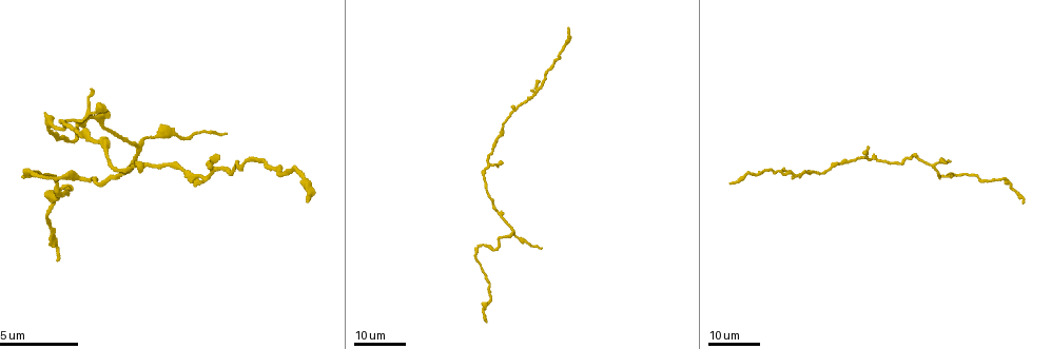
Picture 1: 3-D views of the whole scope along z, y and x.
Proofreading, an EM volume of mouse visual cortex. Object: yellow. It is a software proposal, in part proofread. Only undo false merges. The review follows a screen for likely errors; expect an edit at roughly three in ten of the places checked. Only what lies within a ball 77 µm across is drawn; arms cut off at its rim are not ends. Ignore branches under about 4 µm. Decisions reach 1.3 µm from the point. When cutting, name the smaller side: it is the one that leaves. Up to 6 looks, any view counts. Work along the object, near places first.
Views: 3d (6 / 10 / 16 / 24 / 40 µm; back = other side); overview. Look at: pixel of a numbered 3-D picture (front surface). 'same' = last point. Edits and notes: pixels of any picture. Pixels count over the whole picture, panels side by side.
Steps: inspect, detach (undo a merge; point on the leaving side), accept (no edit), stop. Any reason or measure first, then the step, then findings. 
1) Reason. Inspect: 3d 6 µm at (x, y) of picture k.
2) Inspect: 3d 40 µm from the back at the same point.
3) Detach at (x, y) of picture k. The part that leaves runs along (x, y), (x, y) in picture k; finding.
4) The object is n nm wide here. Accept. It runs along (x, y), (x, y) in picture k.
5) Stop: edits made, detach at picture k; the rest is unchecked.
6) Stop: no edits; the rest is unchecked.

Three arms meet. Inspect: 3d 24 µm at (512, 231) of picture 1.

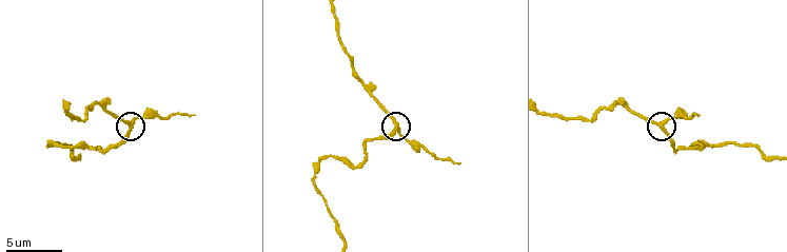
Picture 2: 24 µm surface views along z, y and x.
Inspect: 3d 6 µm at (664, 125) of picture 2.

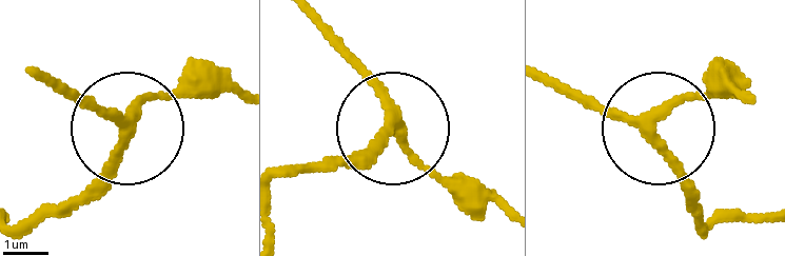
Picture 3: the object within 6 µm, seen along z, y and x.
The side arm is 7 µm long; 3 arms meet here. Accept. All the same neuron.

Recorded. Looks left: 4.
Thick turns thin. Inspect: 3d 24 µm at (487, 300) of picture 1.

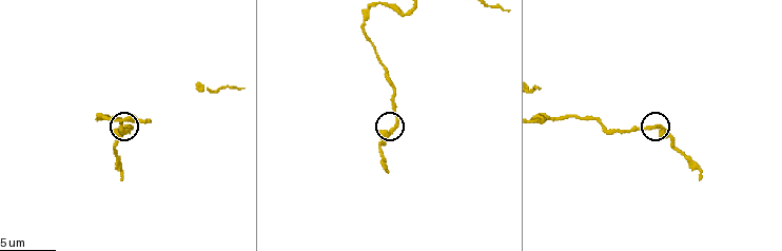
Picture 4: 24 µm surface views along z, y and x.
Inspect: 3d 6 µm at (657, 129) of picture 4.

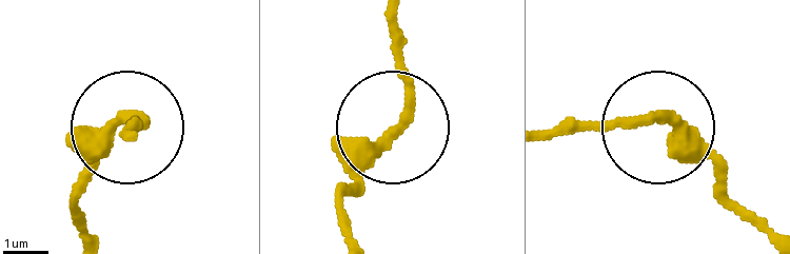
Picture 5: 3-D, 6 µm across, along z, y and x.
Accept. It runs along (398, 21), (410, 101), (341, 192) in picture 5; one neuron here.

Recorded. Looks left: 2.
Thick turns thin. Inspect: 3d 24 µm at (299, 171) of picture 1.

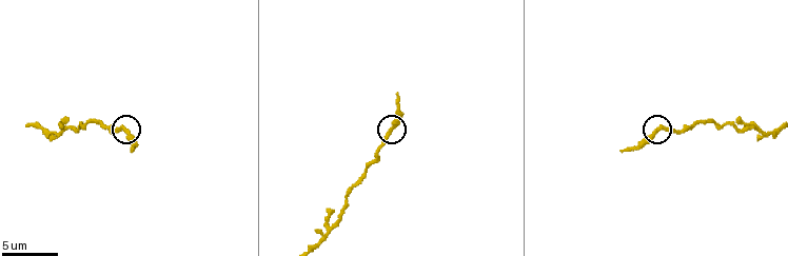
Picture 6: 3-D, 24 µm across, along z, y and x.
Inspect: 3d 6 µm at (658, 129) of picture 6.

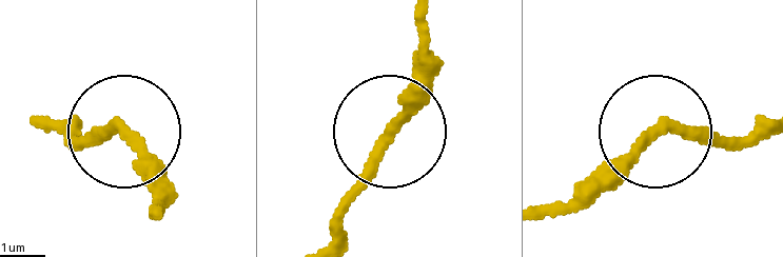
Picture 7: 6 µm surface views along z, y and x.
The object is 240 nm wide here. Accept. It runs along (51, 122), (73, 141), (122, 134), (171, 194) in picture 7; one neuron here.

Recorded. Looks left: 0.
Stop: no edits; the rest is unchecked.

